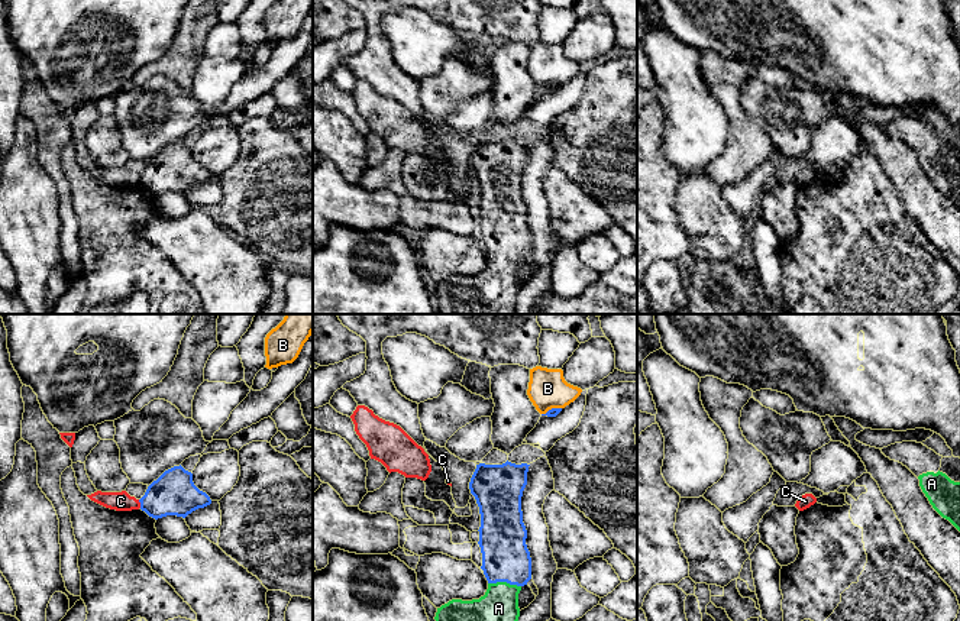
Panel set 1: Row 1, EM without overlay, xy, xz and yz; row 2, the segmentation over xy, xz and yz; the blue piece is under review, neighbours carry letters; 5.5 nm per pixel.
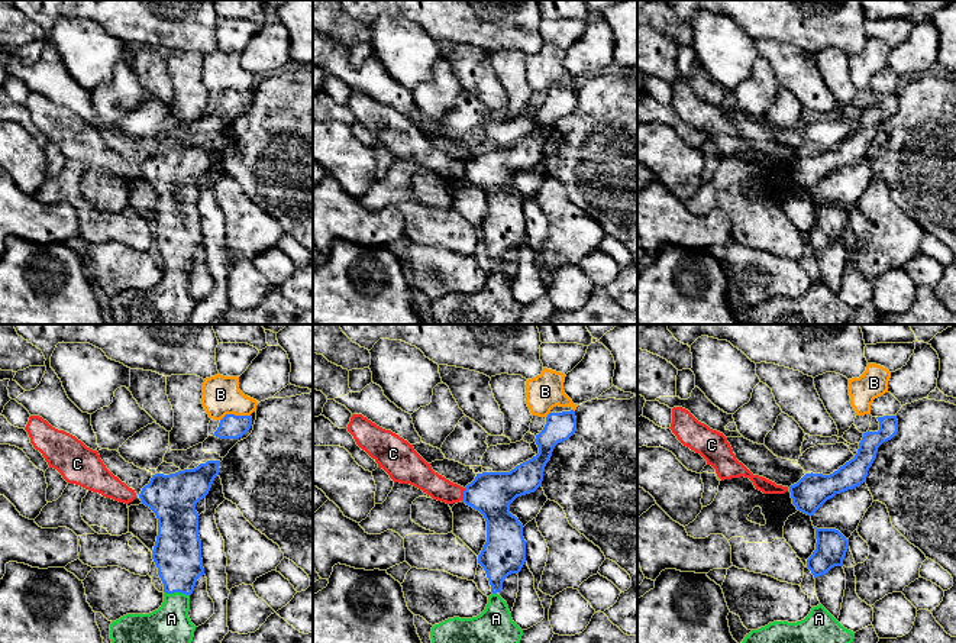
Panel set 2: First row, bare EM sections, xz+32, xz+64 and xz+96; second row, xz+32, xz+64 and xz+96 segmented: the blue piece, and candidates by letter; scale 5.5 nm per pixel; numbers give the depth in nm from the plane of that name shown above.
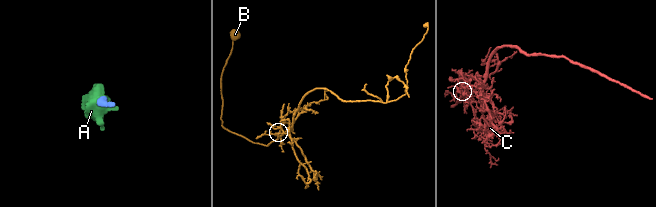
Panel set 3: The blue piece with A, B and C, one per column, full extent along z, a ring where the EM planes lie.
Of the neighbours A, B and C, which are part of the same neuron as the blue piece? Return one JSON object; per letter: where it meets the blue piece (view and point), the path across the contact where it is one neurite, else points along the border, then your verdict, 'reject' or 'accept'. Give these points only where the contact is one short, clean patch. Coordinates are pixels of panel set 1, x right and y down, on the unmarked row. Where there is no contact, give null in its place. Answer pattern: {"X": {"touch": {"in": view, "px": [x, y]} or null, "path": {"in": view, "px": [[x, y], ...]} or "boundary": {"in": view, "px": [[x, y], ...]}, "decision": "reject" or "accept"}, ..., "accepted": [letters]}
{"A": {"touch": {"in": "xz", "px": [504, 256]}, "path": {"in": "xz", "px": [[506, 233], [504, 256], [498, 285], [490, 298]]}, "decision": "accept"}, "B": {"touch": {"in": "xz", "px": [552, 84]}, "boundary": {"in": "xz", "px": [[561, 83], [552, 83], [542, 90]]}, "decision": "reject"}, "C": {"touch": {"in": "xy", "px": [141, 180]}, "boundary": {"in": "xy", "px": [[138, 175], [141, 183]]}, "decision": "reject"}, "accepted": ["A"]}

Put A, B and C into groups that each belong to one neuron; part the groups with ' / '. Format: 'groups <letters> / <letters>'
groups A / B / C

